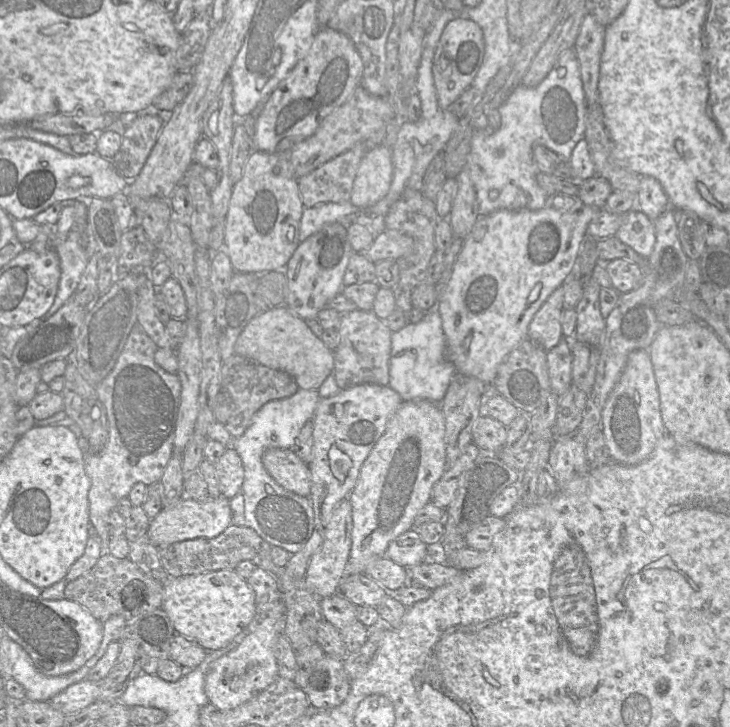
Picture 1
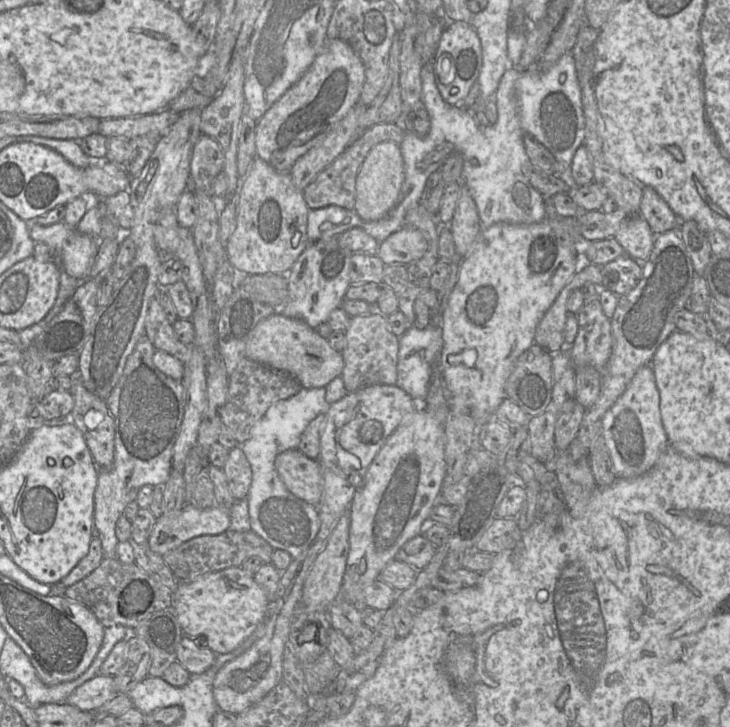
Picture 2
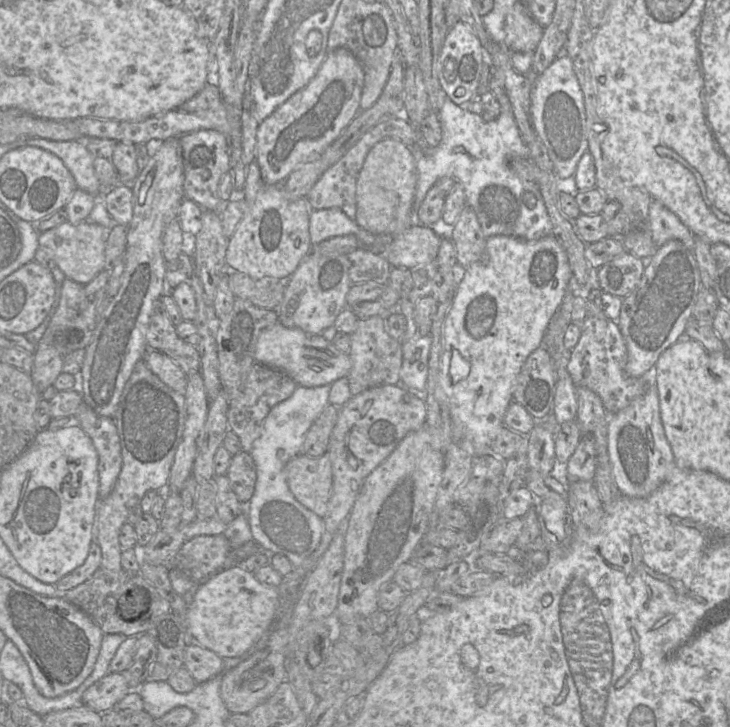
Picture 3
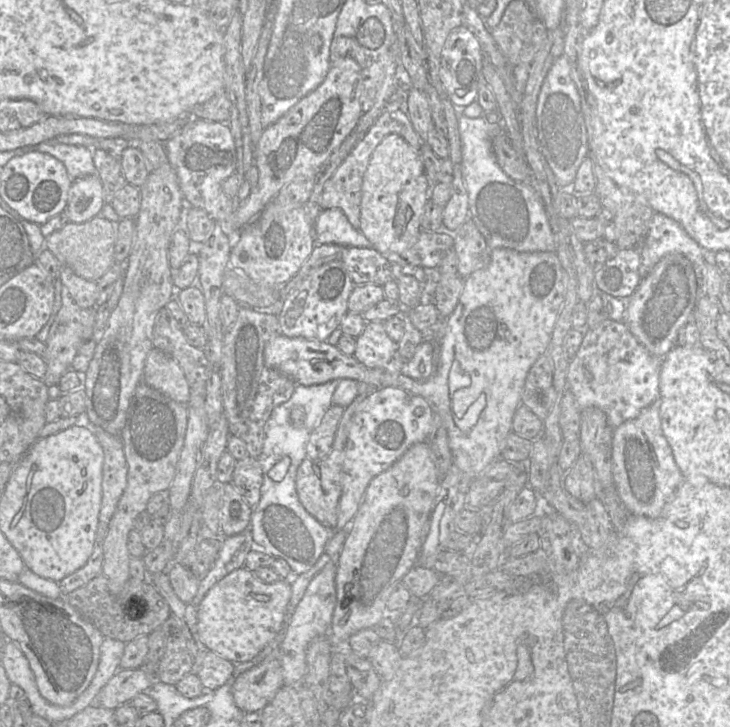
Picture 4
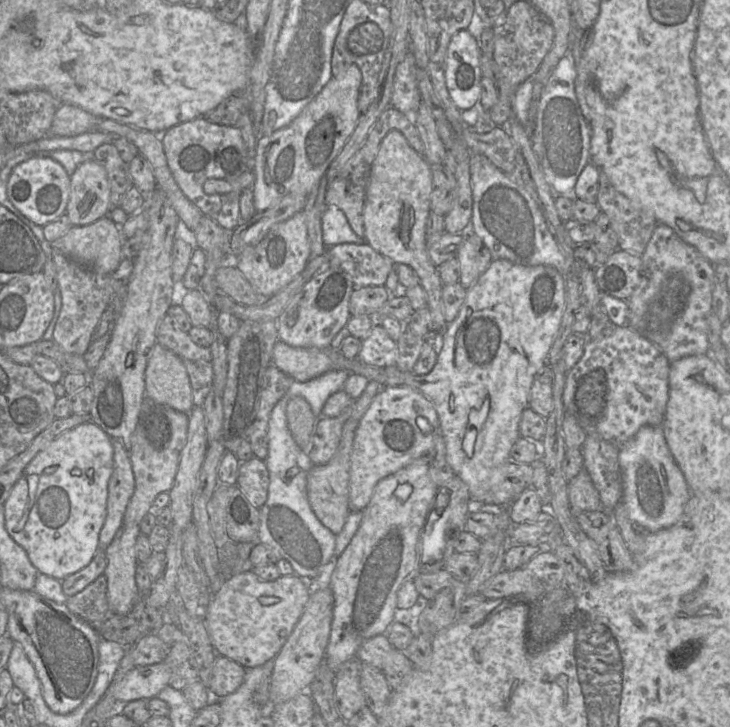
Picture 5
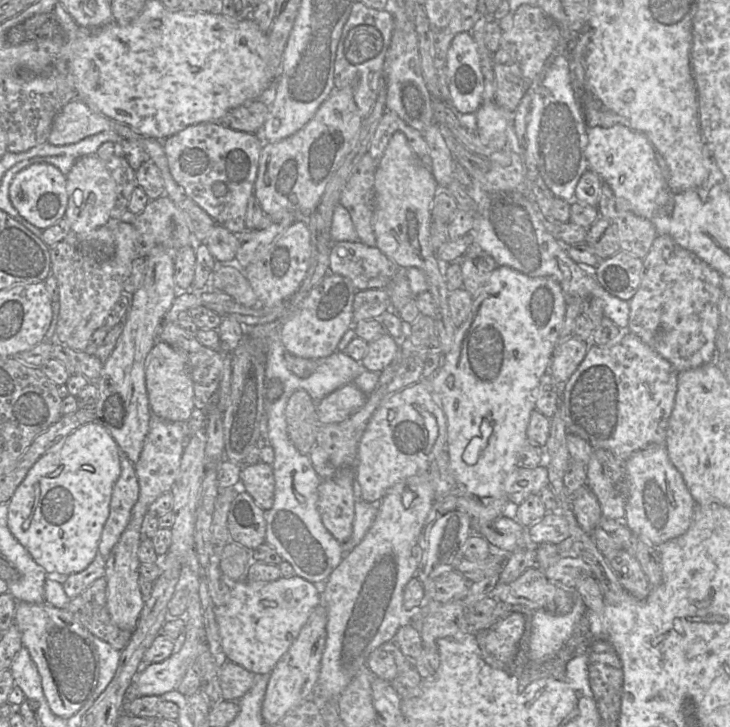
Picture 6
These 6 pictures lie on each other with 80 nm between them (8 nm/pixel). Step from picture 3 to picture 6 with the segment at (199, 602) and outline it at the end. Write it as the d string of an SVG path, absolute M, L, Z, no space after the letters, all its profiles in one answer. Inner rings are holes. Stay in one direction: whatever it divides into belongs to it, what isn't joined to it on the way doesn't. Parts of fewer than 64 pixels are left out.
M297 575L270 582L236 582L228 601L217 607L216 620L227 659L254 674L270 674L299 635L313 609L322 603L317 586Z

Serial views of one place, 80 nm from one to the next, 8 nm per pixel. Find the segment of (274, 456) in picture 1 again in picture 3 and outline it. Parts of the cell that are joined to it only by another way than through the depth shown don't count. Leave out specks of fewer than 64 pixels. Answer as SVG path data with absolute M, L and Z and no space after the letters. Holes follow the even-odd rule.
M327 452L317 458L300 453L285 464L285 477L295 499L320 518L324 518L333 485Z

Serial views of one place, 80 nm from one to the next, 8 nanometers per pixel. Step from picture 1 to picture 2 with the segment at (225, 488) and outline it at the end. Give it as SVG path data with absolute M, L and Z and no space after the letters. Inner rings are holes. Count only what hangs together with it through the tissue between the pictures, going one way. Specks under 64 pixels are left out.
M239 446L229 450L222 471L226 477L228 489L235 501L246 499L252 481L252 471Z

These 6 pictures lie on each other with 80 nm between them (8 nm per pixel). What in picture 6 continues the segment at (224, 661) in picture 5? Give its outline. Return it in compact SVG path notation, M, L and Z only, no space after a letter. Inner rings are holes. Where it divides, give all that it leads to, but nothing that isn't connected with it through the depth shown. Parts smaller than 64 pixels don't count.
M230 660L218 667L218 676L224 700L239 700L251 689L255 681L254 673Z

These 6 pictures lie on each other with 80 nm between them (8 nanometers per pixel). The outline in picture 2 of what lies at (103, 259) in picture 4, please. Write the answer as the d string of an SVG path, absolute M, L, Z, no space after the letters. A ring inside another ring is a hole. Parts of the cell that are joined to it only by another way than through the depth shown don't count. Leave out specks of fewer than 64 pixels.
M34 221L29 223L29 233L35 242L46 243L52 247L61 258L67 274L77 280L88 279L98 253L98 241L104 240L81 234L76 230L76 227L69 227L64 222L41 226Z

